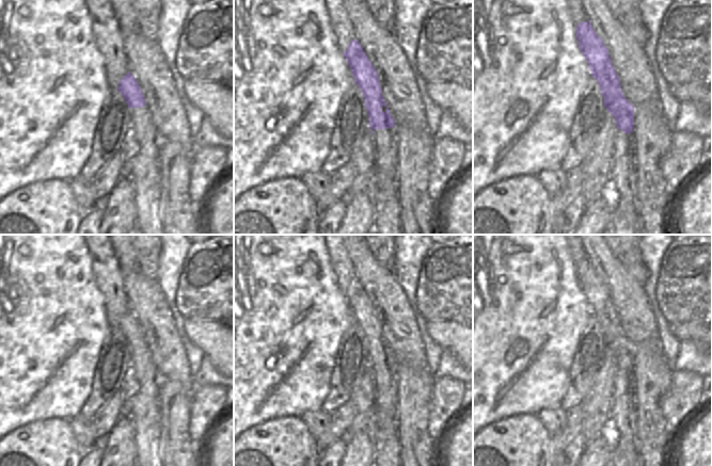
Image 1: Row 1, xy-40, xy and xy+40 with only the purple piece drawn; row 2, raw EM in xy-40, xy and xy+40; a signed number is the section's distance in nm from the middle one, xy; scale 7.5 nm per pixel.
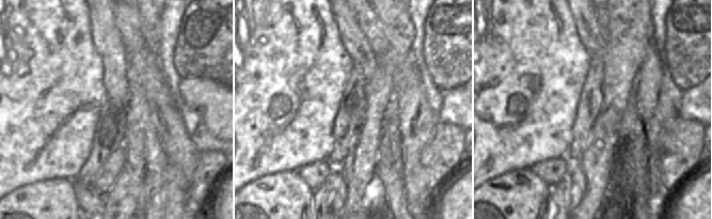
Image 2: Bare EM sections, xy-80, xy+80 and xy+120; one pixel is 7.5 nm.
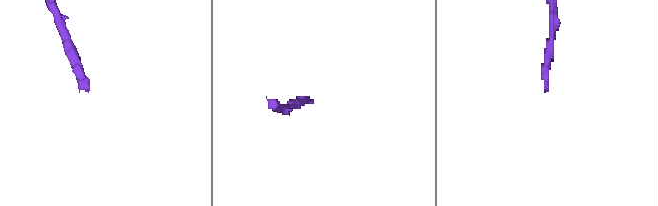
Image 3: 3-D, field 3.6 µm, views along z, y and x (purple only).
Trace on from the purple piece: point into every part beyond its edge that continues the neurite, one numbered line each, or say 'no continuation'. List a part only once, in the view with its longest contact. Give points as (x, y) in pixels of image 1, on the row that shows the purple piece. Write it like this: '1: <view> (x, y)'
1: xy (384, 177)

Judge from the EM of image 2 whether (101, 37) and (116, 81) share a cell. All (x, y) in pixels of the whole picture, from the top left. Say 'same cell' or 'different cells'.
same cell

